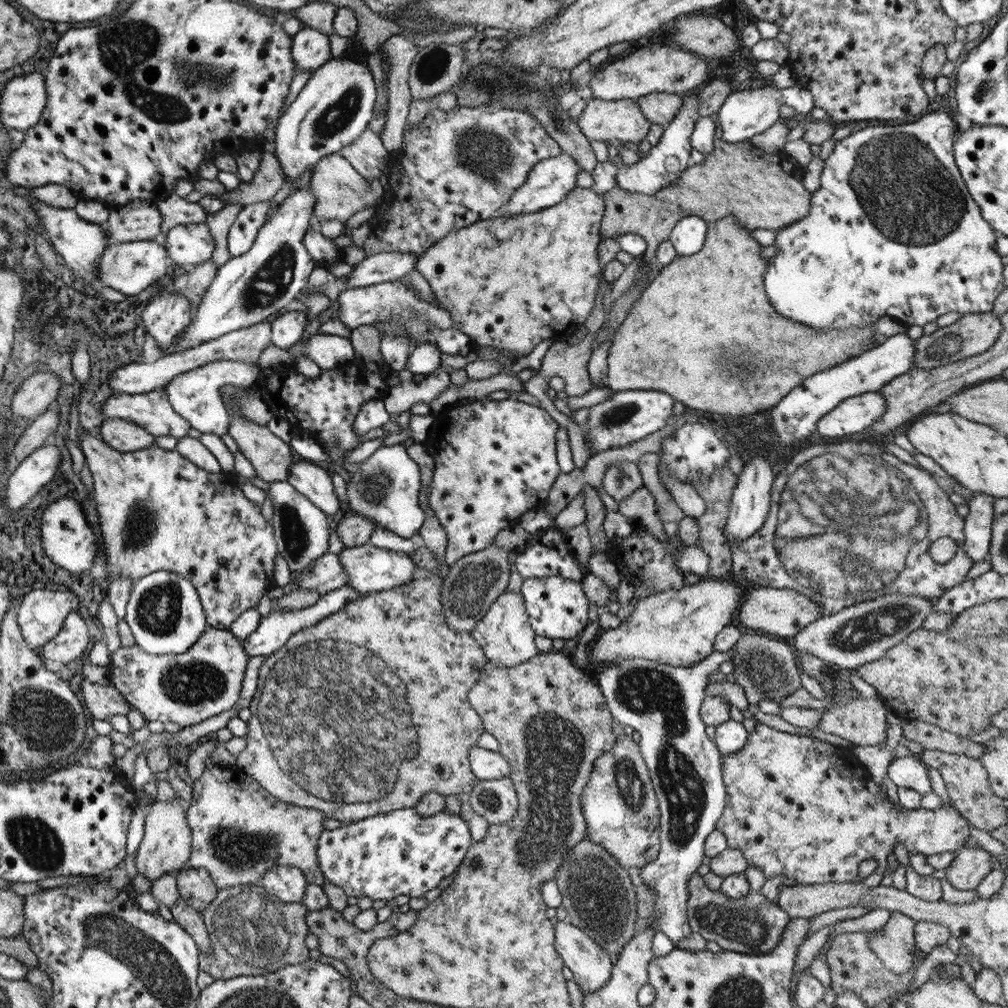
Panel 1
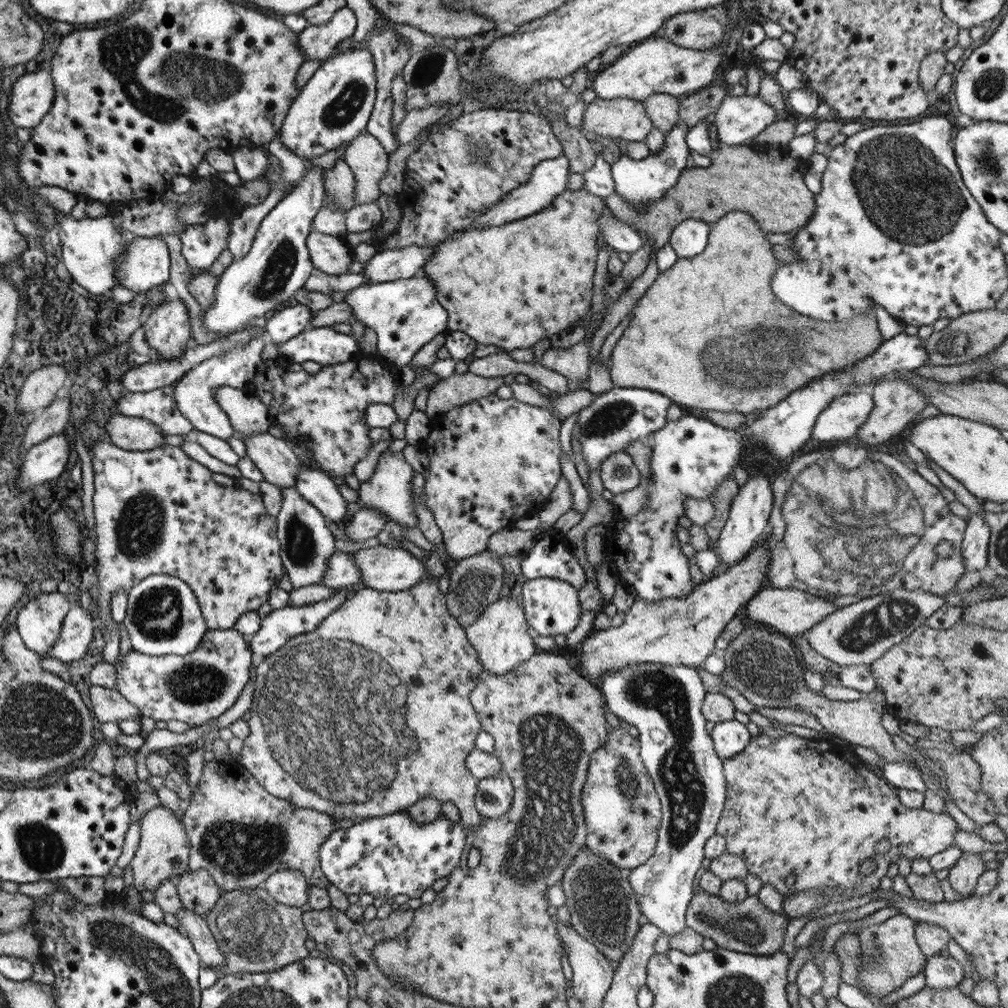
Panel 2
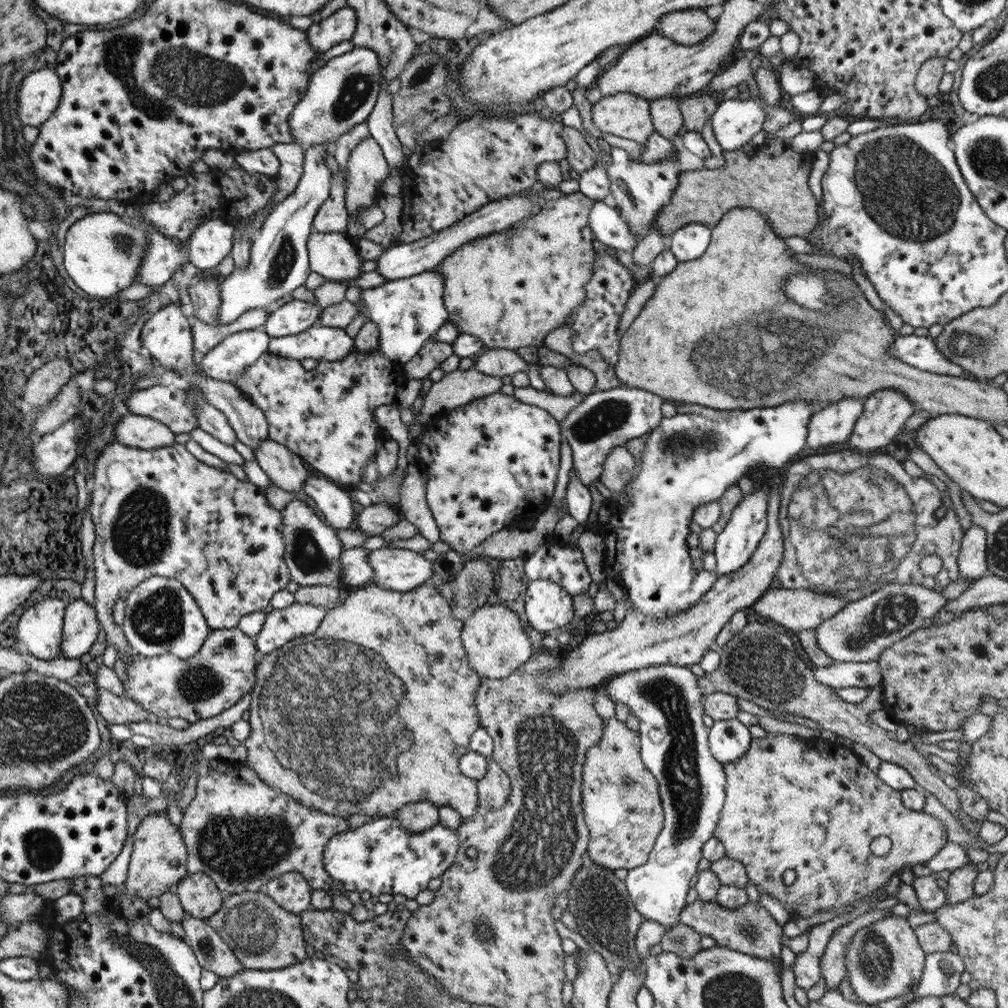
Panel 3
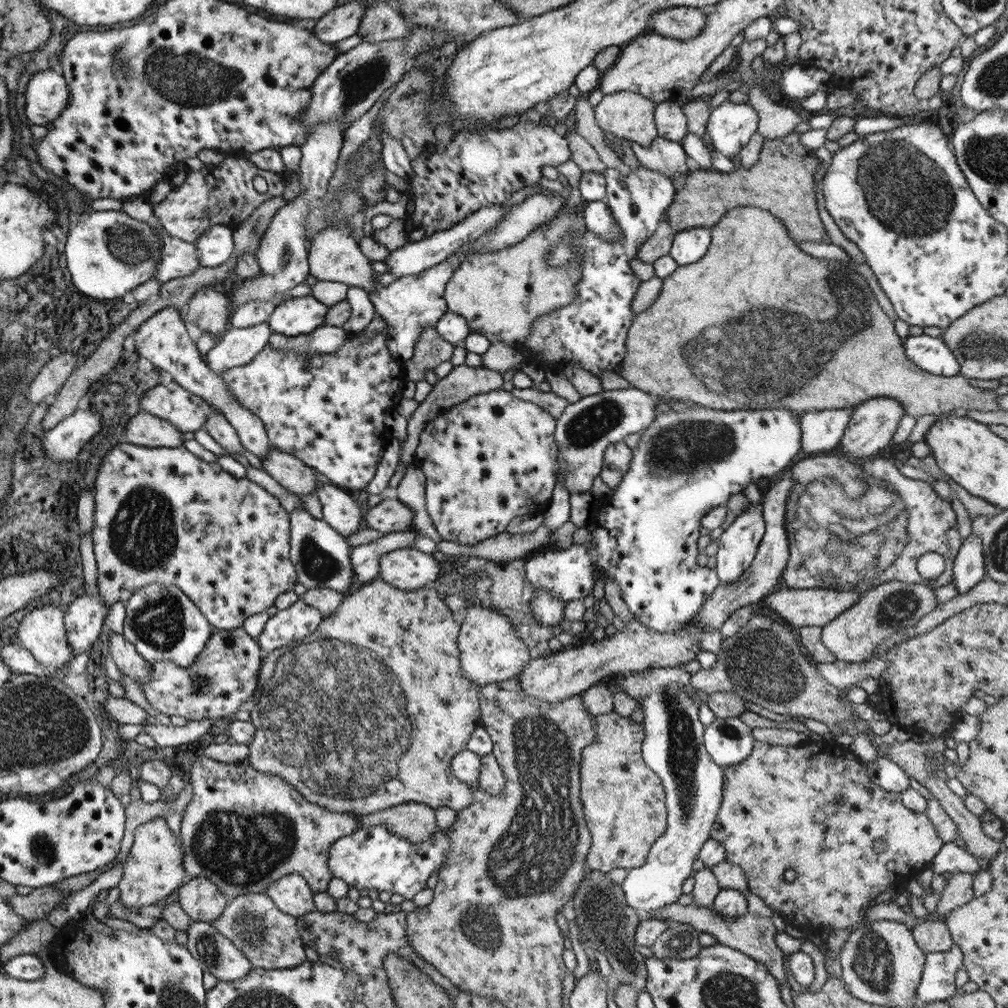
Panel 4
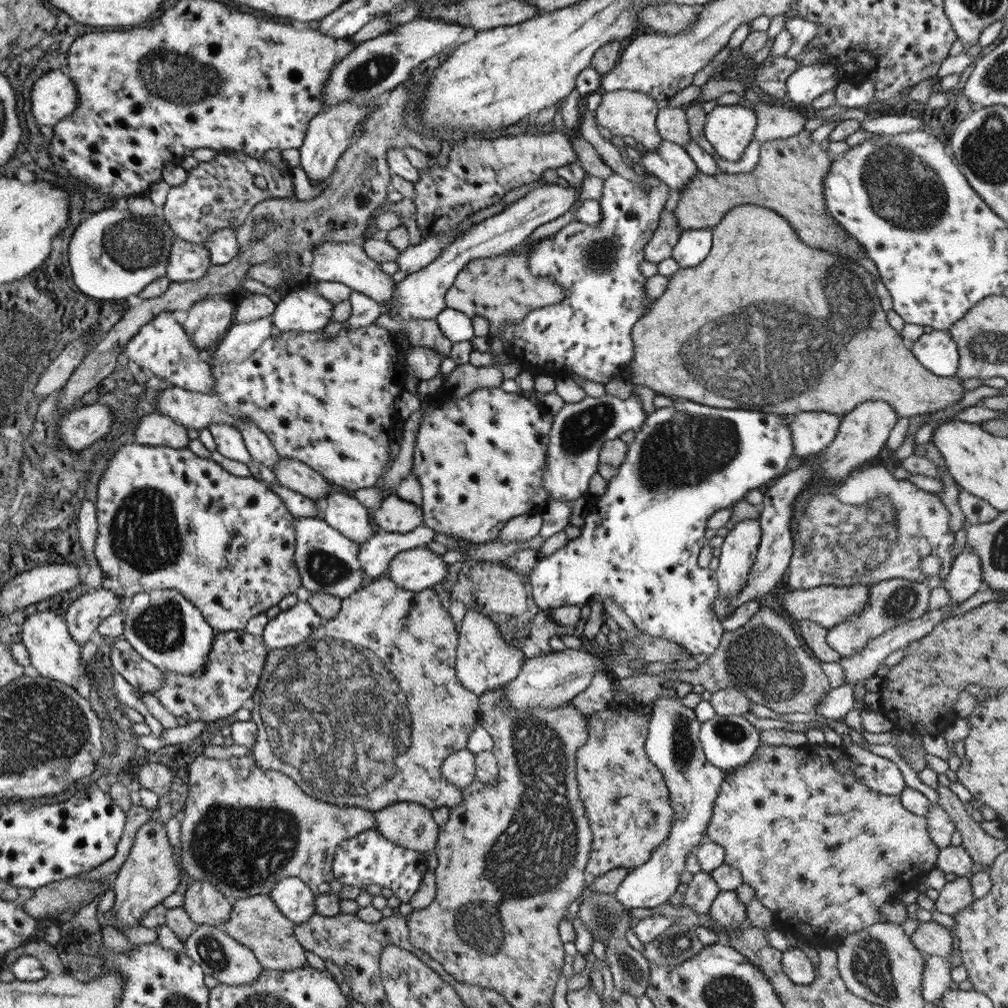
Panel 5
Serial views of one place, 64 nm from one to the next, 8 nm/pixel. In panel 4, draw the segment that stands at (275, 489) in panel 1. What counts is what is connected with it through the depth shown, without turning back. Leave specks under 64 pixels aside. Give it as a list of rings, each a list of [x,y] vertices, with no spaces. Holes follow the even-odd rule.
[[[297,508],[289,514],[289,562],[297,574],[297,582],[307,590],[323,588],[339,594],[349,594],[353,580],[353,568],[349,562],[349,546],[345,538],[323,520],[315,520],[305,508]]]

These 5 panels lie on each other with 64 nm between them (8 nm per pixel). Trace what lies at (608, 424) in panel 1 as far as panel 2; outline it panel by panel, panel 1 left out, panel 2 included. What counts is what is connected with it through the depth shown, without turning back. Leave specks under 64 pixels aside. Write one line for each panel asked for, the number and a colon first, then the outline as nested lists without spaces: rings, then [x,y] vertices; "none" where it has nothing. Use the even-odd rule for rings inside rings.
2: [[[613,388],[605,394],[597,394],[595,400],[581,412],[577,412],[577,422],[571,428],[571,440],[581,444],[581,456],[587,466],[587,474],[599,470],[603,460],[615,452],[625,452],[625,448],[637,440],[653,436],[667,422],[667,410],[673,402],[651,390],[635,388]]]

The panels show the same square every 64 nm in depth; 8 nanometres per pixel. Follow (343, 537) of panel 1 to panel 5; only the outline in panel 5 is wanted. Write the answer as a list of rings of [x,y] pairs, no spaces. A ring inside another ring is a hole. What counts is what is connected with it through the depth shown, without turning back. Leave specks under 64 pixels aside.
[[[387,496],[383,504],[371,510],[371,522],[379,532],[407,534],[423,524],[423,512],[397,496]]]

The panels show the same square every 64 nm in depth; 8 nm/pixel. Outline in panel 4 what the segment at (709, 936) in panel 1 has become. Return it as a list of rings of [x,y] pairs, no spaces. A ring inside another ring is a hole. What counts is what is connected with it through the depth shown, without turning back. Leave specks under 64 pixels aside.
[[[667,906],[655,914],[649,916],[649,920],[675,920],[679,924],[689,924],[693,926],[697,932],[707,932],[715,938],[717,944],[723,944],[727,948],[733,948],[737,950],[739,954],[745,954],[749,956],[751,960],[755,962],[761,962],[767,966],[769,974],[775,976],[775,980],[779,982],[779,986],[785,982],[785,972],[783,972],[783,958],[785,954],[775,946],[775,926],[771,924],[769,918],[755,918],[751,916],[749,912],[741,918],[735,918],[735,920],[725,920],[725,918],[719,918],[717,912],[713,912],[713,908],[701,908],[701,906]]]

